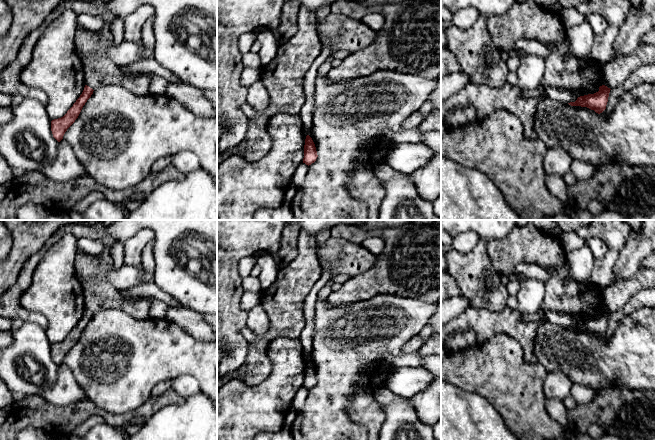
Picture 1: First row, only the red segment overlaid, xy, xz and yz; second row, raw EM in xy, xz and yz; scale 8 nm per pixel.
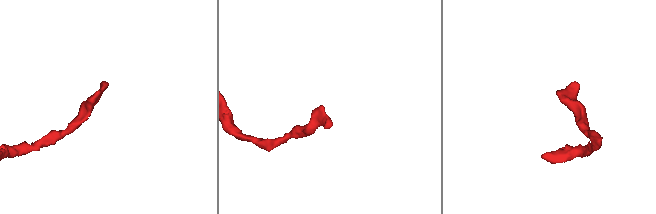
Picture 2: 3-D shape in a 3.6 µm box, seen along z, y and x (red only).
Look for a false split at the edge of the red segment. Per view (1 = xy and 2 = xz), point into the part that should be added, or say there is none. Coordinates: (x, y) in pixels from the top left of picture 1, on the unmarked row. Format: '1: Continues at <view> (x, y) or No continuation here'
1: No continuation here
2: No continuation here

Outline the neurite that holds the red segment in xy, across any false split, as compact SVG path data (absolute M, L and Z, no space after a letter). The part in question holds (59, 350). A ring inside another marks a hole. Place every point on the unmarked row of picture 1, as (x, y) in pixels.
M85 309L84 314L80 321L76 324L73 330L67 335L67 337L58 343L51 345L51 355L53 361L60 366L63 363L63 360L67 353L75 346L78 342L83 330L87 324L93 318L93 313Z

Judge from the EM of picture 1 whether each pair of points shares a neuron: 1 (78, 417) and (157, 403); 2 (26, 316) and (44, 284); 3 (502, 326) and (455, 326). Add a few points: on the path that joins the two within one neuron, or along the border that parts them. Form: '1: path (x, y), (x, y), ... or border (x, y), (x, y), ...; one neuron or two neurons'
1: path (98, 411), (109, 418), (124, 418), (137, 413); one neuron
2: border (27, 288), (20, 297), (20, 304), (32, 312); two neurons
3: path (490, 324), (467, 324); one neuron

